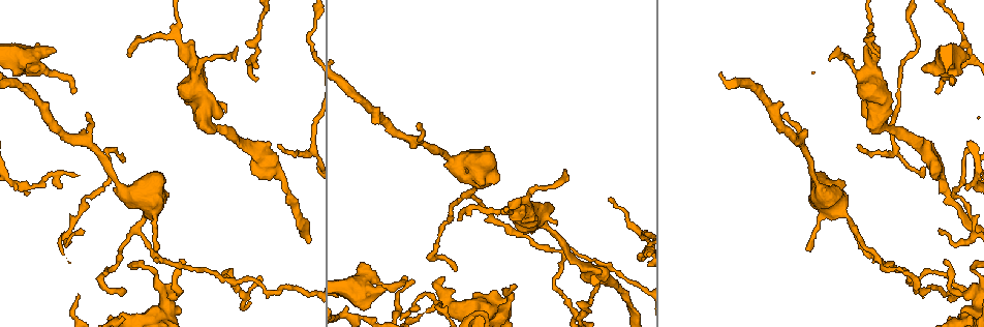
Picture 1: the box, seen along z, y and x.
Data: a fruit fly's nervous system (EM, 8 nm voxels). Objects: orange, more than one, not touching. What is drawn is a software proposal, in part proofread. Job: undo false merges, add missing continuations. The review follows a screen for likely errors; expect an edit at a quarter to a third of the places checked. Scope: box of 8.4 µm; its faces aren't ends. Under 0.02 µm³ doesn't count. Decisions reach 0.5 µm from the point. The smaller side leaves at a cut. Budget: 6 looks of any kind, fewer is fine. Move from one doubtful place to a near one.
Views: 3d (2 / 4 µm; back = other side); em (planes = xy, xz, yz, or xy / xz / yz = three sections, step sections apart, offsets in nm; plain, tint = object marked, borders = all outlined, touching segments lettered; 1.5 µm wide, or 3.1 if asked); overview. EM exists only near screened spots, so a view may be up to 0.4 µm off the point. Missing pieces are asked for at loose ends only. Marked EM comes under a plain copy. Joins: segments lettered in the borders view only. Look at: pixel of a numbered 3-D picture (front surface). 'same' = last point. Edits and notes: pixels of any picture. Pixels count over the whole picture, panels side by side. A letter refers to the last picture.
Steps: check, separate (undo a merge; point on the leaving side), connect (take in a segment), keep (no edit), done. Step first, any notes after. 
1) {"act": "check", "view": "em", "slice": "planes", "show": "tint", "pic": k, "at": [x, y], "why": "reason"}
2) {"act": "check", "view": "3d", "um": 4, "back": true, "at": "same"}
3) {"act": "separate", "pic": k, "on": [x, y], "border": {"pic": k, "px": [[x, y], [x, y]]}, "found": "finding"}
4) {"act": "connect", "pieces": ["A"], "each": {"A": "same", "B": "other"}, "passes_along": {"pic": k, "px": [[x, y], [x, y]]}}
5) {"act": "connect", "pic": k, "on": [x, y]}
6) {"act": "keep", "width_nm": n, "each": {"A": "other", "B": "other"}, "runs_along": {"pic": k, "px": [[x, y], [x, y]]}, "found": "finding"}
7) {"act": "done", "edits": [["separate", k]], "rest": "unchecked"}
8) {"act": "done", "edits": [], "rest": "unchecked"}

{"act": "check", "view": "em", "slice": "planes", "show": "borders", "pic": 1, "at": [458, 220]}

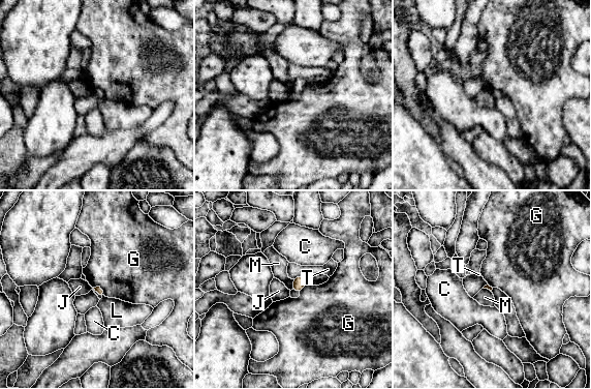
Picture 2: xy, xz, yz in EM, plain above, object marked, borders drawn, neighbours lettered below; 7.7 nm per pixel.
{"act": "keep", "longest_contact_nm": ["G", 120], "each": {"C": "other", "G": "other", "J": "other", "L": "other", "M": "other", "T": "other"}, "border": {"pic": 2, "px": [[294, 279], [290, 289]]}, "found": "none of them fits"}

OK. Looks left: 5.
{"act": "check", "view": "3d", "um": 4, "back": true, "pic": 1, "at": [75, 92], "why": "an open end"}

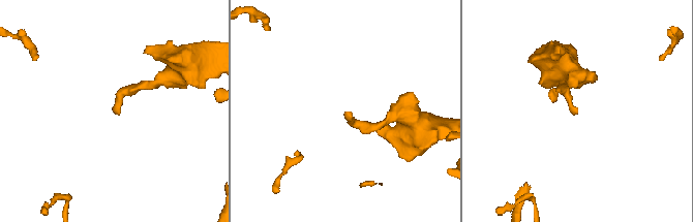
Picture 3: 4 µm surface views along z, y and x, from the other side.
{"act": "check", "view": "em", "slice": "xy", "step": 8, "show": "borders", "pic": 3, "at": [576, 114], "why": "shape alone is not enough"}

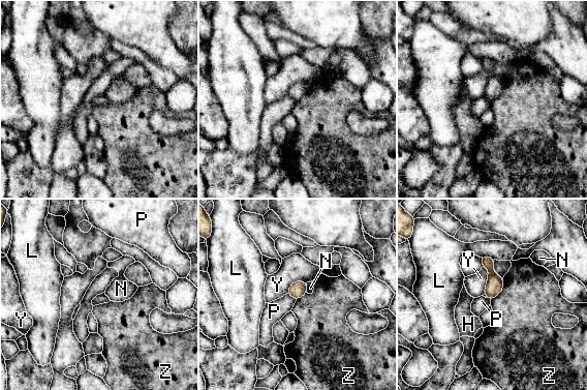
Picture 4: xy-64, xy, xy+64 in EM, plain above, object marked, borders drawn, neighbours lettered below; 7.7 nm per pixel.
{"act": "keep", "width_nm": 120, "each": {"H": "other", "L": "other", "N": "other", "P": "other", "Y": "other", "Z": "other"}, "border": {"pic": 4, "px": [[503, 279], [502, 290], [491, 300]]}, "found": "none of them fits"}

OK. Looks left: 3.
{"act": "check", "view": "3d", "um": 4, "pic": 1, "at": [183, 260], "why": "thin end"}

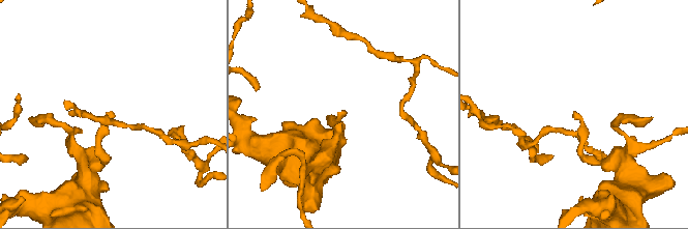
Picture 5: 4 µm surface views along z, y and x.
{"act": "check", "view": "em", "slice": "planes", "show": "borders", "pic": 5, "at": [342, 111]}

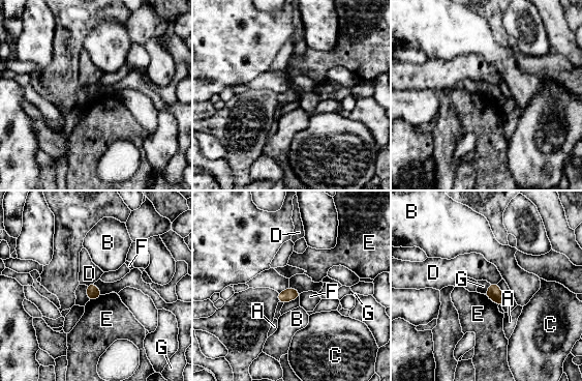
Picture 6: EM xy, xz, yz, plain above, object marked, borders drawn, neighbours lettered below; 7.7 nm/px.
{"act": "keep", "longest_contact_nm": ["E", 130], "each": {"A": "other", "B": "other", "C": "other", "D": "other", "E": "other", "F": "other", "G": "other"}, "found": "no lettered segment goes on from it"}

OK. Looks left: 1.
{"act": "done", "edits": [], "rest": "unchecked"}

